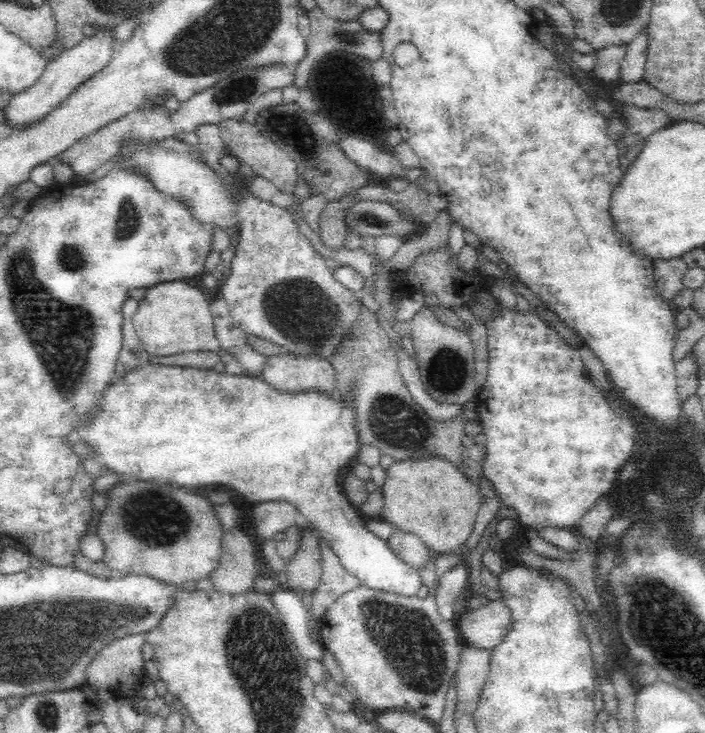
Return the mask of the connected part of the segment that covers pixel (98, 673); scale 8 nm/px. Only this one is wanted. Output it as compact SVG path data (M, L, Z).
M144 633L133 634L124 638L119 638L104 646L94 657L94 660L86 669L83 687L91 688L94 691L108 690L119 700L131 702L132 698L138 698L138 689L144 684L144 654L142 645L146 641Z

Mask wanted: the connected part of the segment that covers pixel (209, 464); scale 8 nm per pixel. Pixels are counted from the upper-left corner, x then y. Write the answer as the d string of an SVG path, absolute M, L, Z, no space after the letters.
M146 362L130 370L125 370L119 377L114 377L110 382L107 382L95 396L94 404L82 416L76 416L76 420L70 422L68 436L84 442L94 459L102 464L104 472L108 470L120 480L122 478L128 478L128 480L134 480L134 478L136 480L166 480L166 482L176 484L178 488L186 488L188 492L192 492L194 488L202 488L202 486L224 486L234 490L244 500L253 504L271 501L286 503L286 505L294 507L294 511L304 525L317 531L322 541L326 542L328 548L338 557L342 566L350 574L362 580L362 584L403 597L414 598L422 584L417 569L402 562L402 559L391 553L385 540L369 530L366 526L366 517L351 503L346 490L343 488L343 478L346 478L346 474L352 470L354 463L357 462L362 445L360 433L358 433L358 403L356 395L354 395L356 392L358 392L358 379L353 380L350 390L346 390L346 393L342 393L336 388L332 391L322 390L321 387L306 387L293 391L278 389L277 386L266 382L266 379L262 378L260 374L251 375L246 373L246 370L236 374L228 371L216 372L214 369L165 366Z

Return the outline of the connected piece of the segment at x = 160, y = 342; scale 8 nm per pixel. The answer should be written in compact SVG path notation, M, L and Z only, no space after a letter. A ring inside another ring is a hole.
M166 282L148 288L131 324L142 350L154 356L174 356L186 351L216 351L220 348L206 290L197 283Z

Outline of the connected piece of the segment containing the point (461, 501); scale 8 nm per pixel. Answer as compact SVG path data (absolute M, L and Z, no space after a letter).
M426 453L412 458L400 459L399 461L396 460L387 470L387 479L385 484L382 486L382 490L385 495L384 506L382 508L382 518L386 518L386 521L391 522L396 529L410 532L415 536L418 536L425 543L425 546L431 553L447 553L458 550L460 544L464 544L464 542L467 542L470 539L475 528L475 518L479 510L480 496L478 488L476 484L468 478L468 474L463 474L459 466L449 458L442 457L436 453Z

